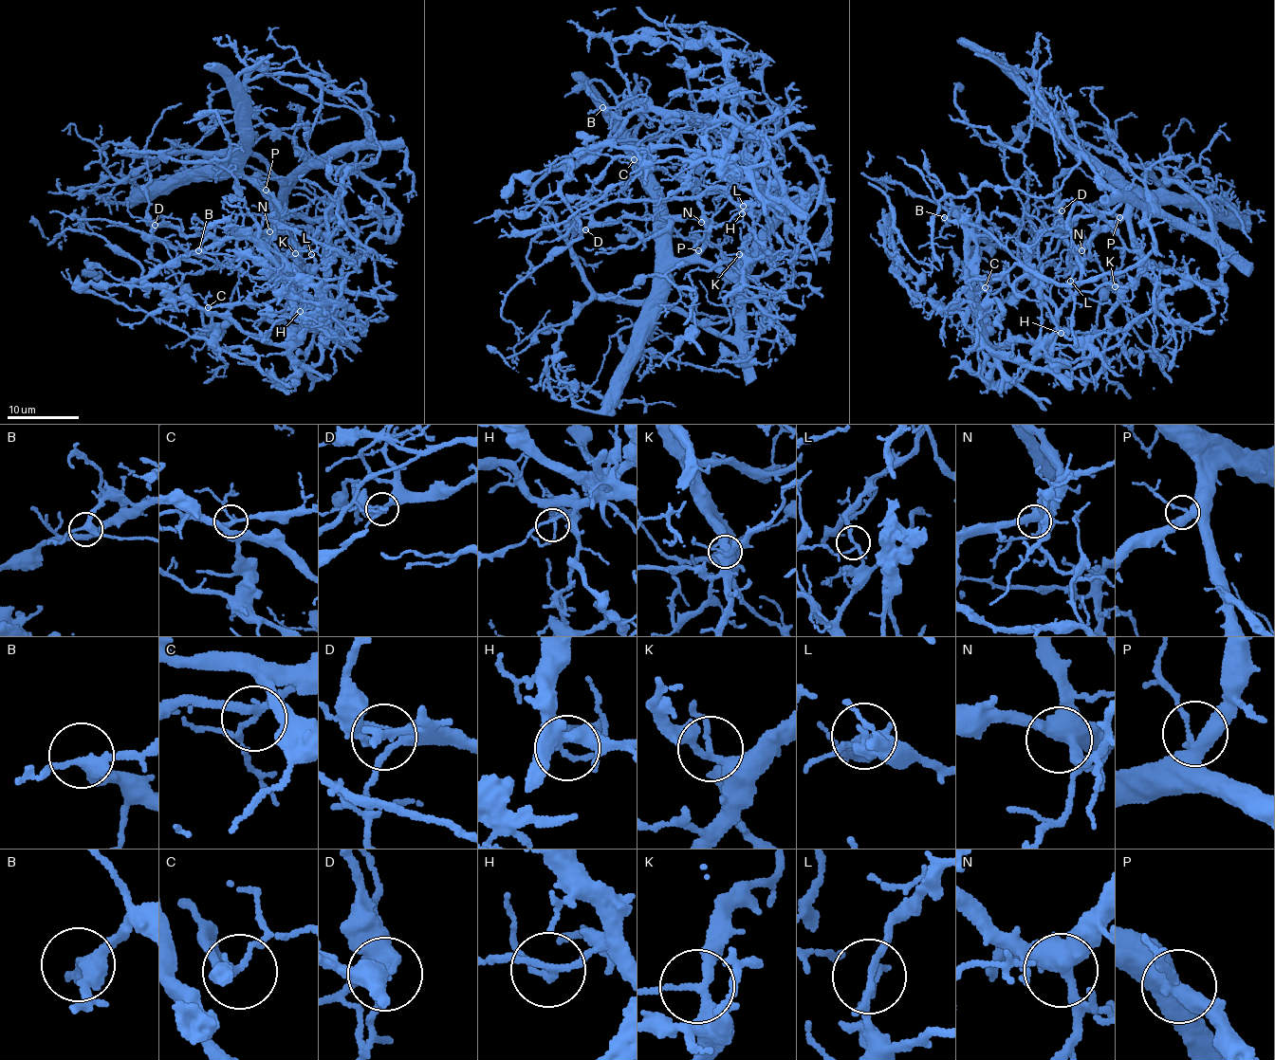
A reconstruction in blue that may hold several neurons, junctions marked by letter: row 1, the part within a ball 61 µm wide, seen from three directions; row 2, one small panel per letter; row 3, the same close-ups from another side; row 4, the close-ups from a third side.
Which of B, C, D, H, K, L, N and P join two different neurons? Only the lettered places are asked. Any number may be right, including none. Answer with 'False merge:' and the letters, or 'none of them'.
False merge: D, L

